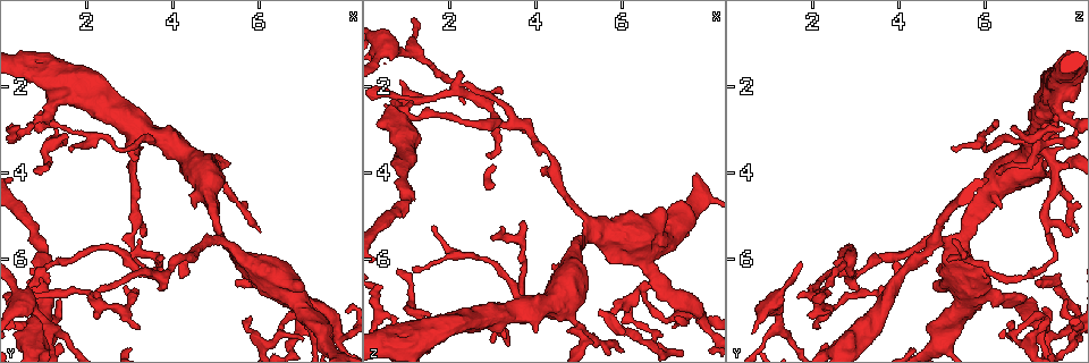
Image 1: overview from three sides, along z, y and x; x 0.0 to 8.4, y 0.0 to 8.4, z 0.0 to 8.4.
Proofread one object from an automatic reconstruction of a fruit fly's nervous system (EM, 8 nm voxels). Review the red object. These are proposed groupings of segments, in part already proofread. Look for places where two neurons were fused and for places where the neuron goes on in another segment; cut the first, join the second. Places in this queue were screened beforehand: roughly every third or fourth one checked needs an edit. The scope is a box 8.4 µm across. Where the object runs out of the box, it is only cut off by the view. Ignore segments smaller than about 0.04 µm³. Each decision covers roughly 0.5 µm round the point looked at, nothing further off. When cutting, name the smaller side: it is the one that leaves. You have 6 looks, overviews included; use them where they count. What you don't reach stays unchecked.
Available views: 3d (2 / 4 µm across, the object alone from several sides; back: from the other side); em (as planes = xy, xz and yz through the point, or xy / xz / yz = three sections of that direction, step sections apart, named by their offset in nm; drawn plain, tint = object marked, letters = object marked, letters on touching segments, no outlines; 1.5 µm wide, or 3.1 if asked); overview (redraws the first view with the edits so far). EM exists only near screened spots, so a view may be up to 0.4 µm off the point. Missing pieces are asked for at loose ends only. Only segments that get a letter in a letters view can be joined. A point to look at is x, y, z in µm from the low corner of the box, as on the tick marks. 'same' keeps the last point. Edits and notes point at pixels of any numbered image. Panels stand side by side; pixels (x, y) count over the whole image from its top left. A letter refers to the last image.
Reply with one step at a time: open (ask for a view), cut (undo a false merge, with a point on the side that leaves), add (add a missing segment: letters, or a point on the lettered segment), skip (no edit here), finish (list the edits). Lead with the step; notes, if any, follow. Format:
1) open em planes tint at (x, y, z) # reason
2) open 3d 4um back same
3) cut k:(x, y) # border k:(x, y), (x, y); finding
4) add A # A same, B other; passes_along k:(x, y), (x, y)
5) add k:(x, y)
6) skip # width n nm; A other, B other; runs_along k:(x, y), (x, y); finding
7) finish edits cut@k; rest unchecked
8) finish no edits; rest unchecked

open em planes tint at (2.15, 1.65, 7.70) # an open end

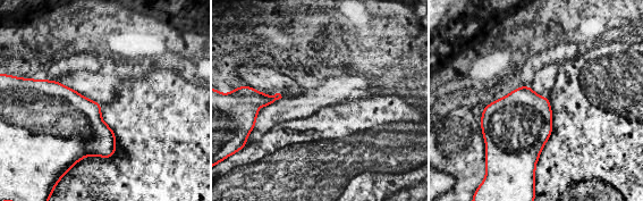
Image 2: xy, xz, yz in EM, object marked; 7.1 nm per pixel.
open em planes letters same # what lies round it

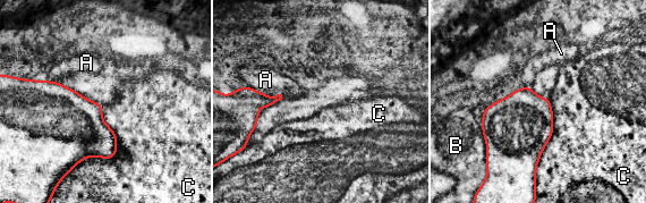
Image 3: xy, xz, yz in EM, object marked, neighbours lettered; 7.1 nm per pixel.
skip # A other, B other, C other; border 3:(103, 107), (116, 153), (68, 172); no lettered segment goes on from it

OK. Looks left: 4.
open em planes letters at (4.95, 4.05, 7.45)

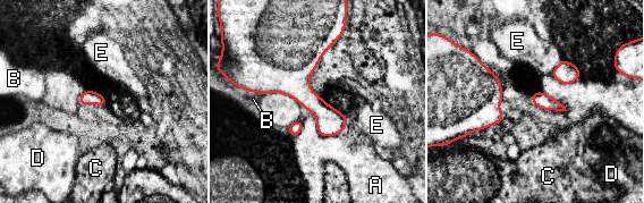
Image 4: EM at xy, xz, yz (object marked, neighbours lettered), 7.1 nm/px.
skip # A other, B other, C other, D other, E other; border 4:(561, 59), (550, 73); one neuron here

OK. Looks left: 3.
open em planes letters at (7.80, 7.60, 7.25) # narrows sharply

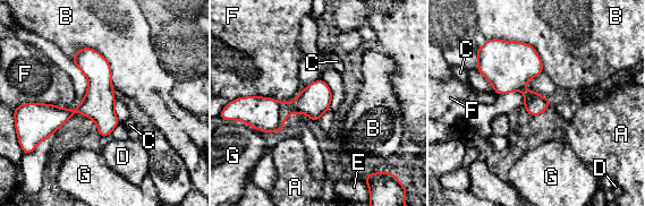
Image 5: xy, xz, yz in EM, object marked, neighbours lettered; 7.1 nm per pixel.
skip # A other, B other, C other, D other, E other, F other, G other; continuous, no second neuron

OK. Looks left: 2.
finish no edits; rest unchecked

